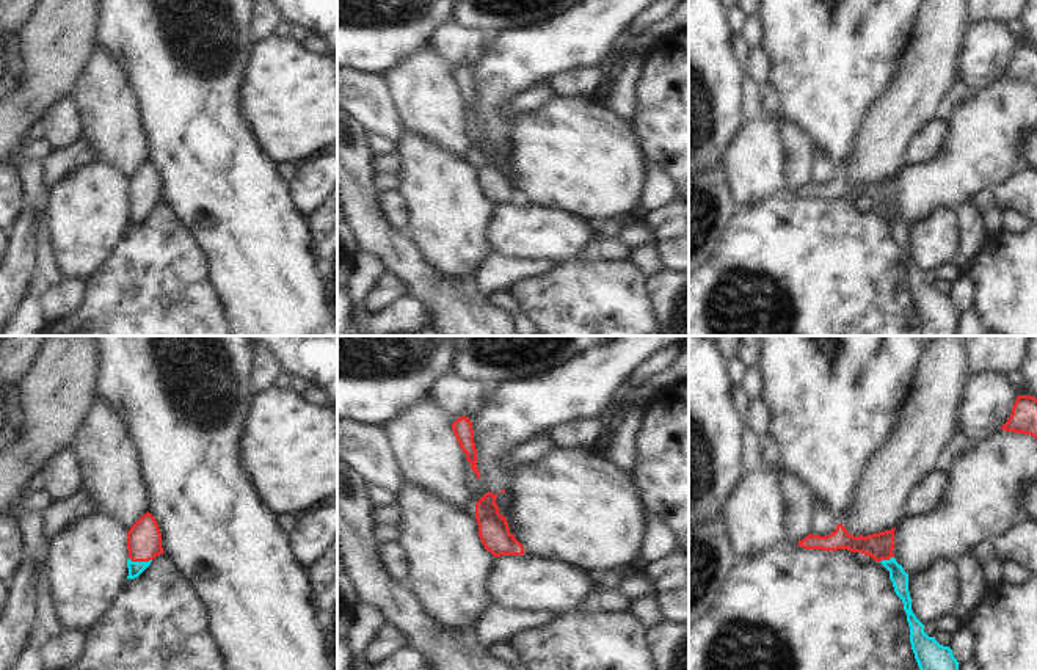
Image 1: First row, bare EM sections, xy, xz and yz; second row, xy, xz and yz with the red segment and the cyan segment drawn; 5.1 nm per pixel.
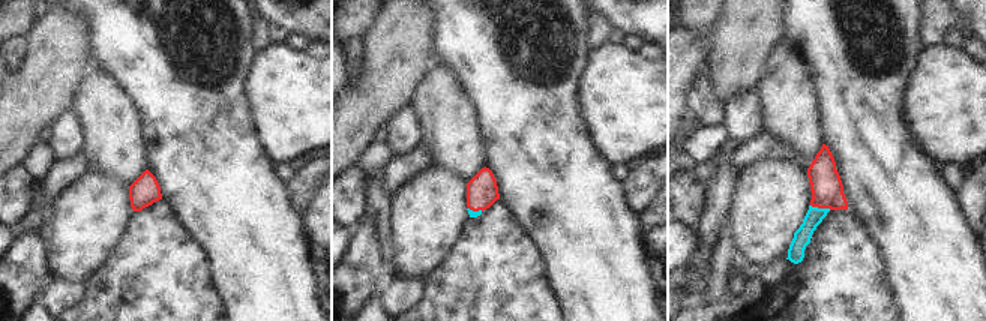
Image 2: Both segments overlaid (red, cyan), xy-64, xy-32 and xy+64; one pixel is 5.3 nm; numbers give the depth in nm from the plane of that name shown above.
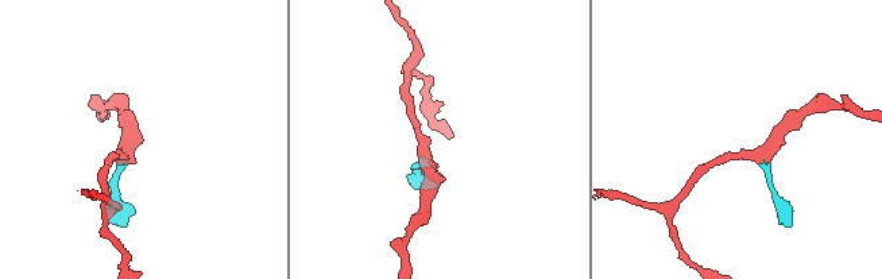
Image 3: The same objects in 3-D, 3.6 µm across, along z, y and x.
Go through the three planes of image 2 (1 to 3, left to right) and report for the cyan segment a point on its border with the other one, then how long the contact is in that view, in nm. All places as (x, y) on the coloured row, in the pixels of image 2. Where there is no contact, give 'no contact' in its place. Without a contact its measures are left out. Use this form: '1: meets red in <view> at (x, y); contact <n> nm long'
1: no contact
2: meets red in xy-32 at (476, 210); contact 80 nm long
3: meets red in xy+64 at (821, 207); contact 110 nm long

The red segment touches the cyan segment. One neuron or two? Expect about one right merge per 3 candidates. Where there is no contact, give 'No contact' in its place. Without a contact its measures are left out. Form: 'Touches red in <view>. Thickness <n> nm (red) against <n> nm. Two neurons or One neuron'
Touches red in xy. Thickness 180 nm (red) against 80 nm. One neuron.

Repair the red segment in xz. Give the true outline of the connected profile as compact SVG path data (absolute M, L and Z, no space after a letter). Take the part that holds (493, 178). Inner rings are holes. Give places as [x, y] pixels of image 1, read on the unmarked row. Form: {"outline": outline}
{"outline": "M486 141L475 152L475 168L478 173L478 185L486 199L494 206L522 204L524 195L510 180L505 165L499 162L496 152L497 143Z"}

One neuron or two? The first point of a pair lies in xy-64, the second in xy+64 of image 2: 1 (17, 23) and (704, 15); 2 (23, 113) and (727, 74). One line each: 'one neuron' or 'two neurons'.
1: one neuron
2: one neuron

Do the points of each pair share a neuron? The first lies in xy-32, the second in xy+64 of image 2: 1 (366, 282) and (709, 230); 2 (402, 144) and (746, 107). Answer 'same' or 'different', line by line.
1: same
2: same

